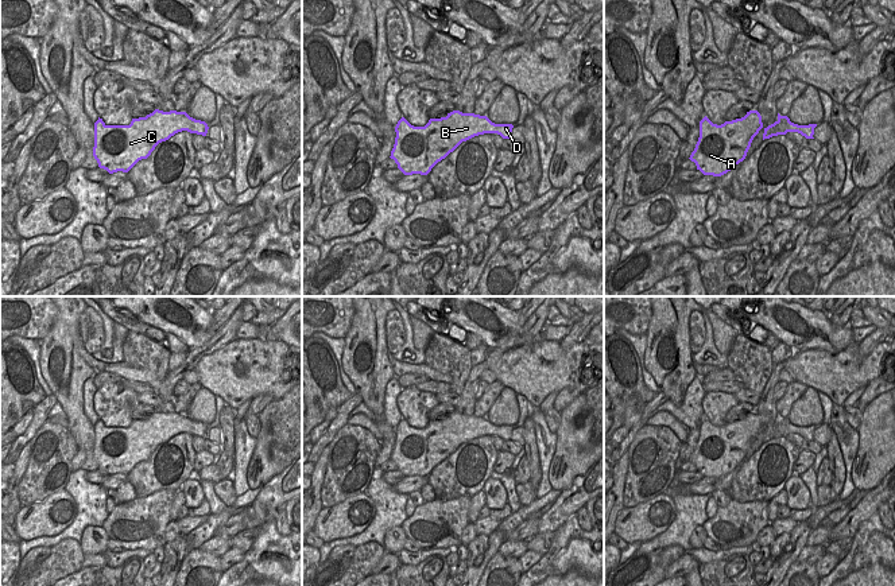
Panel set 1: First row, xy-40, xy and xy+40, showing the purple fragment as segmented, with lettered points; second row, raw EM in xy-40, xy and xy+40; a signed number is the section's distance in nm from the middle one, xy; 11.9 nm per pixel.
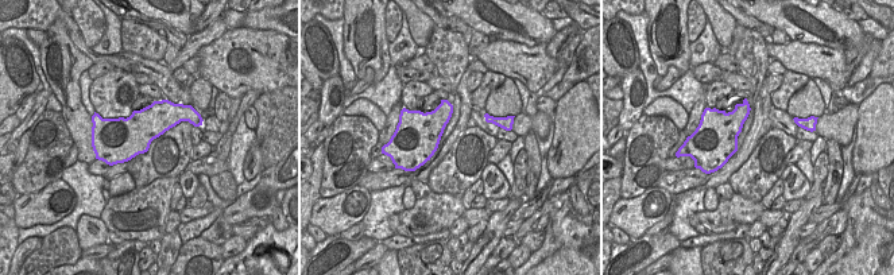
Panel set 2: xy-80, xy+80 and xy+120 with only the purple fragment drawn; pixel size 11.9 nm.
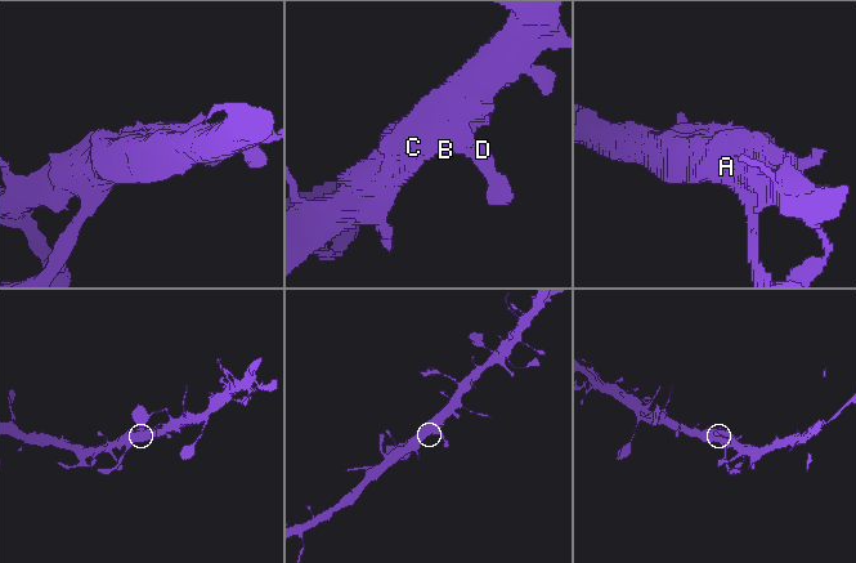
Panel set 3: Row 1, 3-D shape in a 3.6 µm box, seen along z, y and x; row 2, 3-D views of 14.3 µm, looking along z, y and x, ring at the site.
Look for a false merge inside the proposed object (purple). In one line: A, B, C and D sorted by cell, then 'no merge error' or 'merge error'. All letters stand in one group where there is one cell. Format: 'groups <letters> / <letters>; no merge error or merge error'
groups A B C D; no merge error

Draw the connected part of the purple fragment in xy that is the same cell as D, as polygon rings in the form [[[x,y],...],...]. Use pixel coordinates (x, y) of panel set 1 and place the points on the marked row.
[[[453,110],[446,117],[430,119],[425,127],[414,127],[402,117],[396,127],[391,159],[404,175],[427,175],[462,141],[484,133],[510,139],[512,124],[495,124],[487,116]]]

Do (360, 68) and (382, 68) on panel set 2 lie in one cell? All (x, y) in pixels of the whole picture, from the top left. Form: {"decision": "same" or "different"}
{"decision": "same"}

